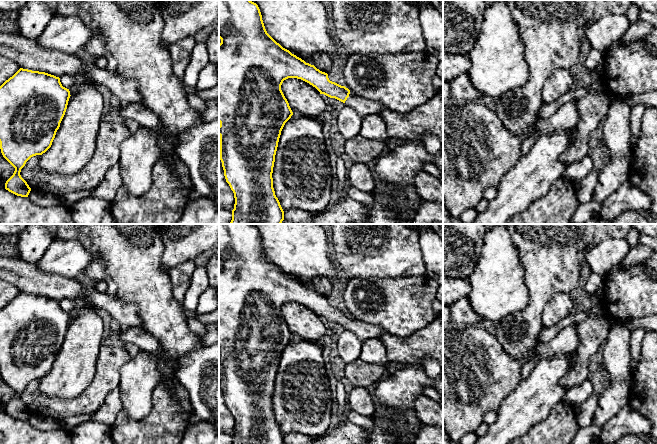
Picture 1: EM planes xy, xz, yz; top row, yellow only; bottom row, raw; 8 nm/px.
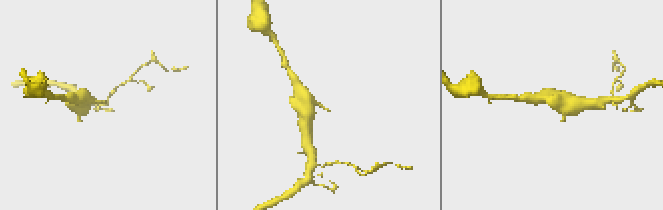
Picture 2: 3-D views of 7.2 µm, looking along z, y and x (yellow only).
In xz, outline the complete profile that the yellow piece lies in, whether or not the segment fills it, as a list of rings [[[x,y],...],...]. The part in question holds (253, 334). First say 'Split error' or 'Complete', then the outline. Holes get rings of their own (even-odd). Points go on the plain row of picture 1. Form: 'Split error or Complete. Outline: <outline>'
Split error. Outline: [[[219,224],[219,262],[221,267],[219,268],[219,360],[220,360],[220,384],[224,394],[224,400],[226,406],[229,408],[231,414],[234,417],[235,428],[232,434],[232,444],[284,444],[284,435],[280,429],[278,422],[275,419],[273,412],[273,391],[275,386],[275,379],[278,371],[281,355],[285,347],[291,342],[293,336],[289,330],[287,323],[285,322],[281,309],[284,304],[288,302],[301,303],[313,311],[315,311],[320,318],[324,318],[330,322],[335,322],[343,326],[346,330],[354,332],[360,341],[365,341],[371,338],[379,338],[386,334],[386,332],[378,326],[355,320],[348,312],[341,310],[335,306],[332,306],[328,302],[328,298],[320,295],[314,289],[306,287],[301,282],[292,278],[289,274],[283,272],[277,267],[266,255],[262,239],[258,229],[251,224]]]

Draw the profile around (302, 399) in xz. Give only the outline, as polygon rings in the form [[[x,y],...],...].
[[[294,338],[285,347],[273,391],[273,412],[283,435],[298,432],[312,438],[330,430],[332,392],[322,348],[315,341]]]

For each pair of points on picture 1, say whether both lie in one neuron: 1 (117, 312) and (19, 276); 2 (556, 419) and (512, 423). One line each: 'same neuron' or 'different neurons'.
1: same neuron
2: different neurons

